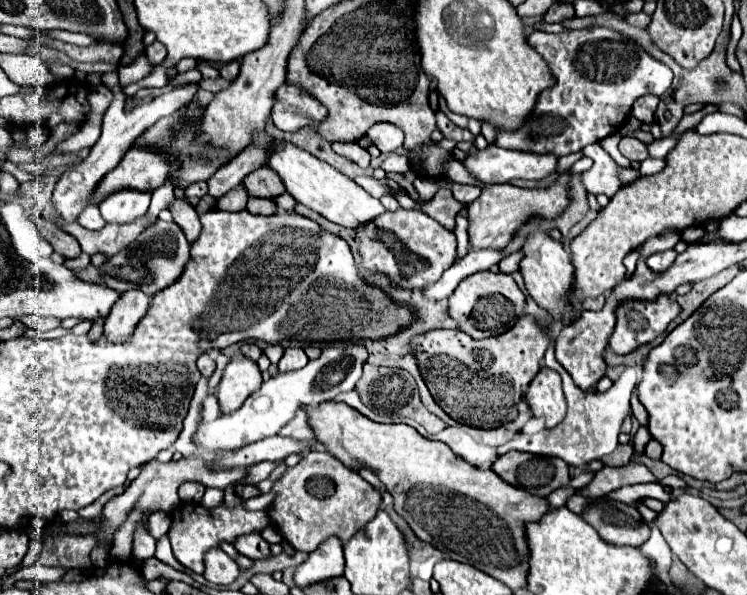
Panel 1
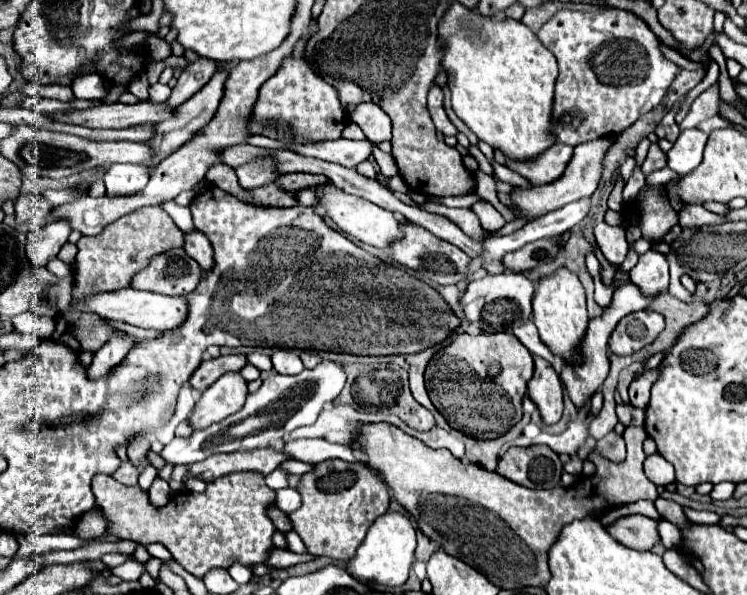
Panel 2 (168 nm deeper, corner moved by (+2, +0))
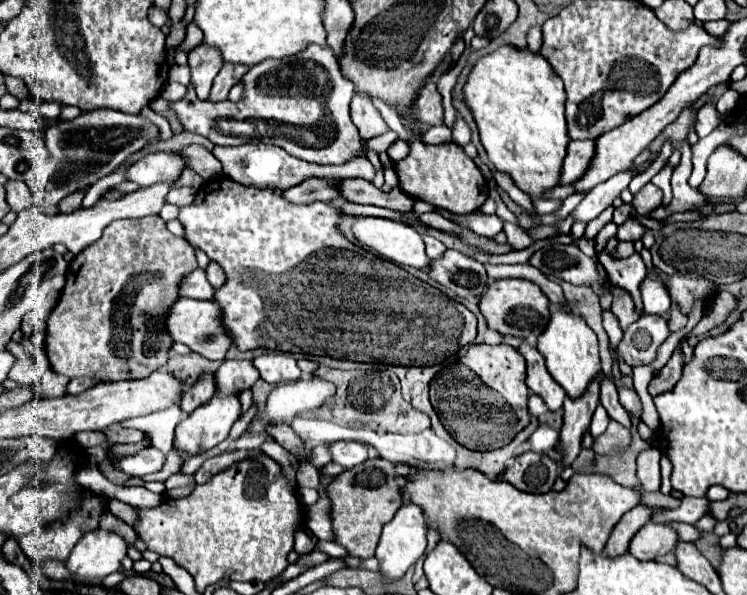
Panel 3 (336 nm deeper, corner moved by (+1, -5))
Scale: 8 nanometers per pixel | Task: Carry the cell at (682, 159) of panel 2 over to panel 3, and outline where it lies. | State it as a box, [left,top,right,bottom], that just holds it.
[695,103,722,138]

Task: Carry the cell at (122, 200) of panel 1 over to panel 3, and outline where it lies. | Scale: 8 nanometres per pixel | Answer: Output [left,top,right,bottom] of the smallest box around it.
[127,151,185,187]

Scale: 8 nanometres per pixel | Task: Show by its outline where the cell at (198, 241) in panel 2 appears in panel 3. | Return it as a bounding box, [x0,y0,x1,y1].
[207,263,225,289]

